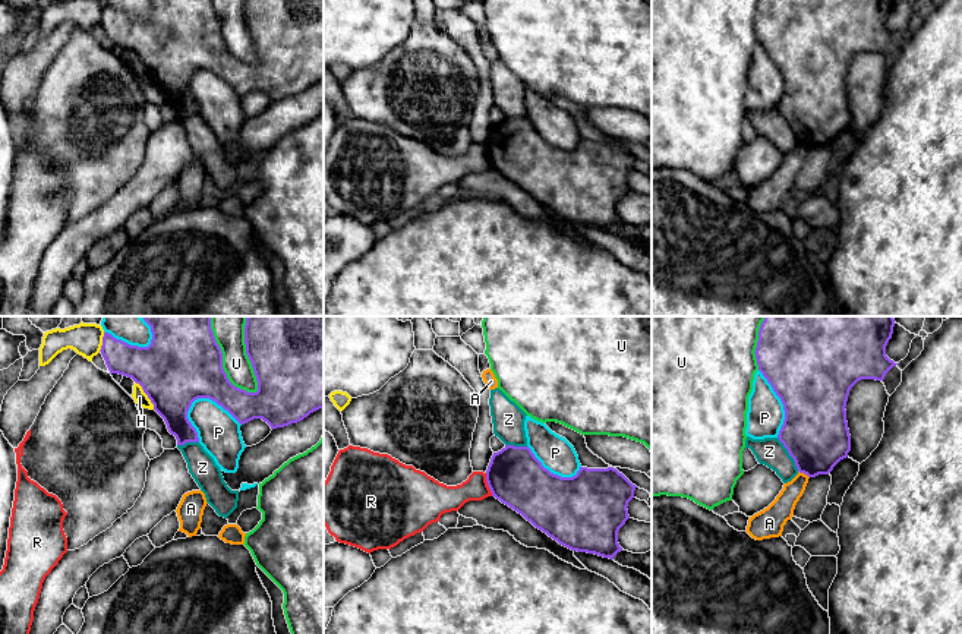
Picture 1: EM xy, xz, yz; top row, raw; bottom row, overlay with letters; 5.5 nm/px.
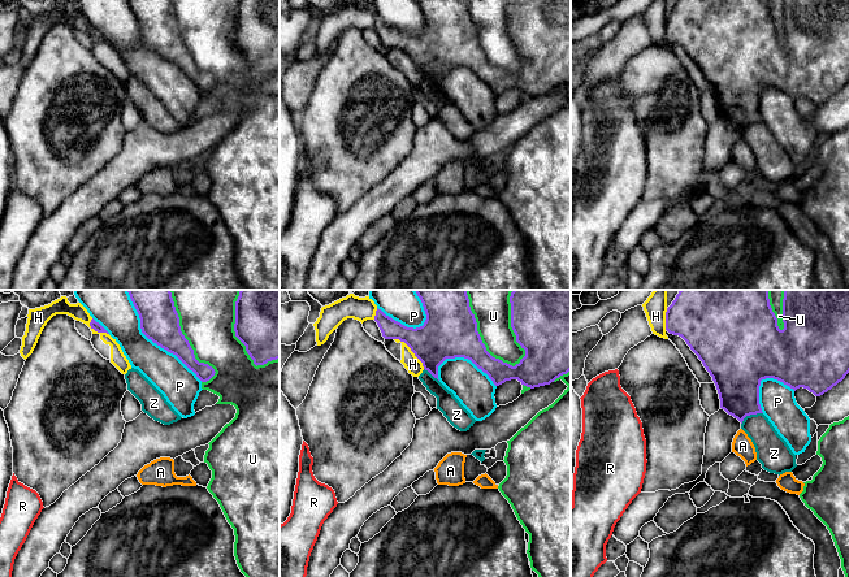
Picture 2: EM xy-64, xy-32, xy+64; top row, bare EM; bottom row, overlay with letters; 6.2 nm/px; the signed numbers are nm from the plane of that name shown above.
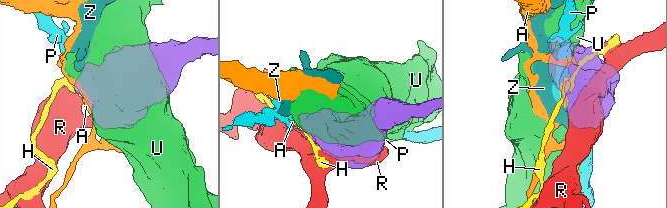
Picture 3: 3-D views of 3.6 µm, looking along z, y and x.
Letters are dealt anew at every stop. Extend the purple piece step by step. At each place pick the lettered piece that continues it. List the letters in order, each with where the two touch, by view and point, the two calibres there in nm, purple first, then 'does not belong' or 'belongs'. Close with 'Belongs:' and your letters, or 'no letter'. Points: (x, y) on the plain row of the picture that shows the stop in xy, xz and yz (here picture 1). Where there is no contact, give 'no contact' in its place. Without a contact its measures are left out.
A: yz (804, 145) | 360/140 nm | does not belong
H: xy (147, 66) | 420/70 nm | does not belong
P: xy (213, 72) | 400/240 nm | does not belong
R: xz (488, 157) | 300/140 nm | does not belong
U: xy (221, 40) | 420/150 nm | does not belong
Z: yz (789, 126) | 360/160 nm | does not belong
Belongs: no letter

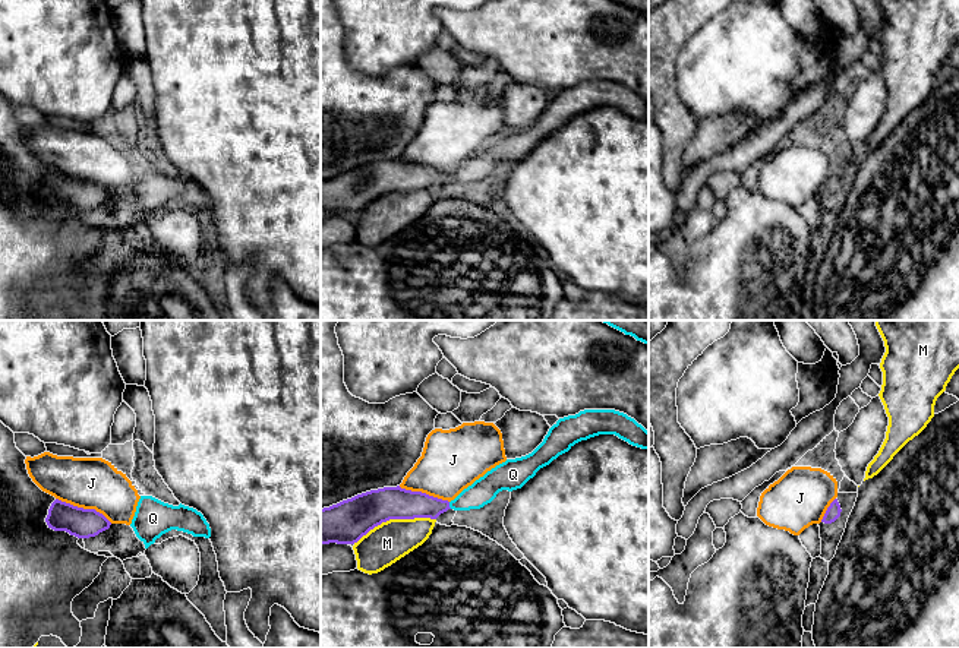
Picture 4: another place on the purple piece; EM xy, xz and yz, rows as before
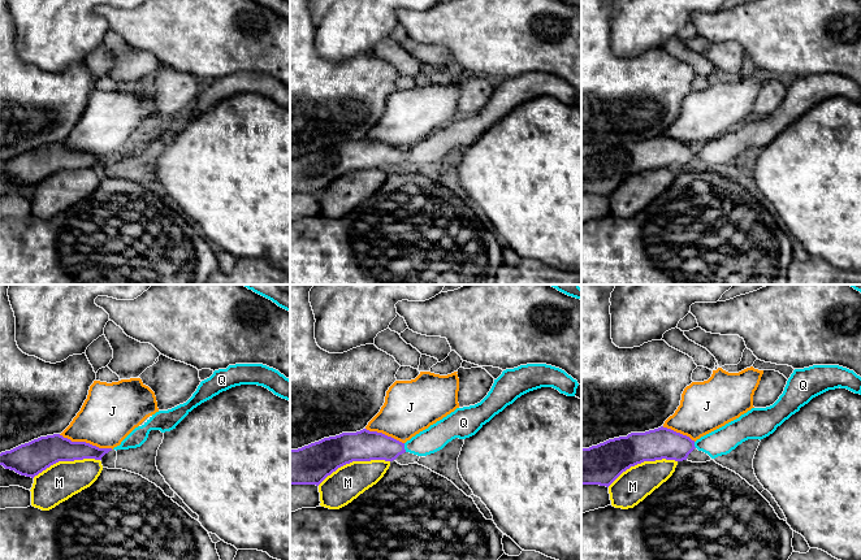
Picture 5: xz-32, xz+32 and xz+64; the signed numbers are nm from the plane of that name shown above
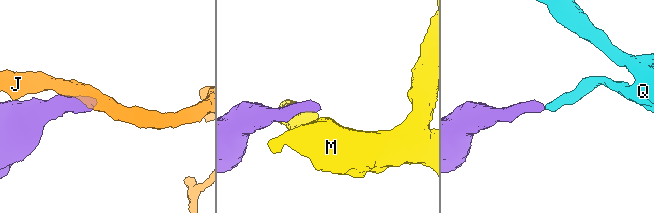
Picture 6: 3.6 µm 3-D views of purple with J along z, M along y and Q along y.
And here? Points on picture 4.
J: xy (82, 180) | 160/280 nm | does not belong
M: xz (394, 190) | 220/220 nm | does not belong
Q: xz (448, 177) | 160/140 nm | belongs
Belongs: Q

